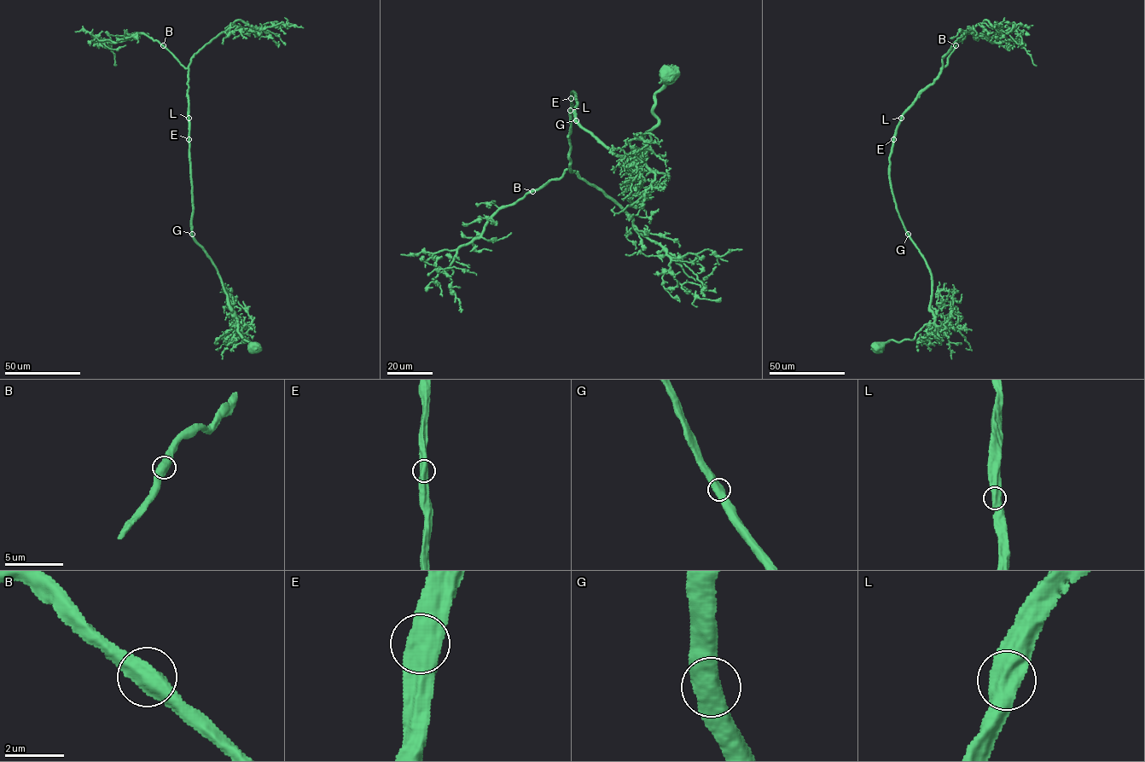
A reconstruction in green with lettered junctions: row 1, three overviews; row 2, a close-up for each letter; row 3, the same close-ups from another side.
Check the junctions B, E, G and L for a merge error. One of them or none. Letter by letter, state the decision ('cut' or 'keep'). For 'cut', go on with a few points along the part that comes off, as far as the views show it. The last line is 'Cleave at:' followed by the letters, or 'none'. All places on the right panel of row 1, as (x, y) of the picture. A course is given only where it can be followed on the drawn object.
B: keep
E: keep
G: keep
L: keep
Cleave at: none

